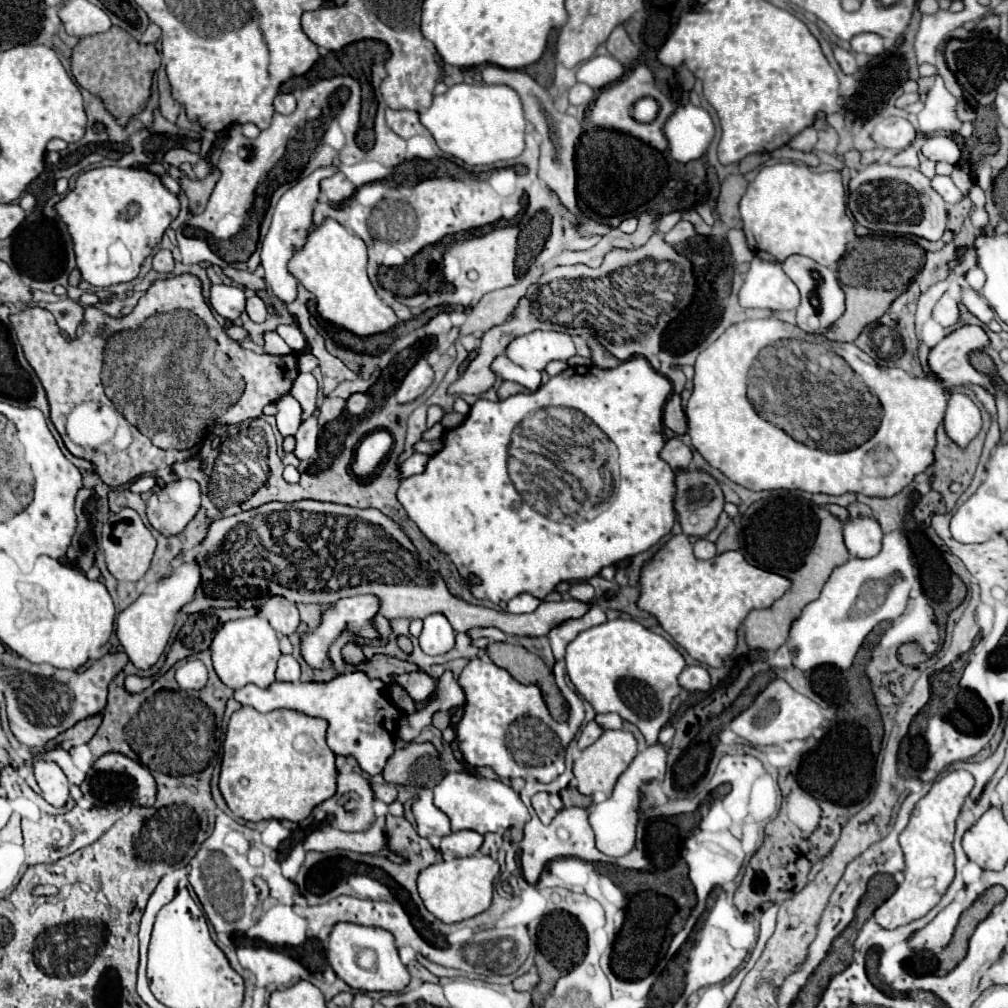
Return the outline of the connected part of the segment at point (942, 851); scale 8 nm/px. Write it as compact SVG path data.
M950 771L938 781L934 781L932 789L916 803L910 815L910 823L900 833L900 847L904 851L904 883L888 897L876 911L874 921L884 929L896 929L914 919L924 917L946 893L948 885L954 879L954 823L960 813L960 807L968 793L974 787L974 777L968 771Z

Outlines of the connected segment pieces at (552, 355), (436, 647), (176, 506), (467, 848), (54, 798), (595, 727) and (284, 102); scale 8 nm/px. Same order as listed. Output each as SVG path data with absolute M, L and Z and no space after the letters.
M532 331L530 335L518 337L510 343L510 347L506 349L506 355L510 361L514 361L516 365L524 367L524 369L538 369L542 371L550 361L568 361L570 357L576 355L576 347L572 343L572 337L568 333L560 333L560 331Z
M442 613L428 615L424 619L424 629L420 639L420 647L428 655L444 655L454 647L454 635L450 621Z
M176 479L166 483L148 499L146 515L162 535L178 535L200 509L200 483L194 479Z
M458 831L442 837L440 851L444 857L470 857L476 855L484 837L474 831Z
M36 761L34 773L36 773L38 785L42 789L42 797L54 807L64 807L66 801L70 799L70 783L68 783L64 771L56 763Z
M590 721L590 723L582 729L582 733L580 733L580 737L578 737L578 747L580 747L580 749L586 749L586 747L592 745L602 733L604 733L604 729L602 729L596 721Z
M278 93L274 99L274 109L282 115L288 115L296 109L296 99L292 93Z

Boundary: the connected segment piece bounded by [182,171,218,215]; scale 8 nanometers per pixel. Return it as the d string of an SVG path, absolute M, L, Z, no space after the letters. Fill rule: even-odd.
M210 171L204 179L200 179L196 183L182 183L182 191L186 193L186 197L190 201L192 215L200 215L206 209L206 203L210 199L210 193L212 193L216 181L218 181L218 173Z

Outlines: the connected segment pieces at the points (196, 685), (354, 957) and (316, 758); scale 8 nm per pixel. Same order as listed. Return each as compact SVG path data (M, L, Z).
M186 661L176 669L176 681L180 689L200 691L204 687L204 663L202 661Z
M336 923L328 939L326 955L334 973L354 990L395 993L410 983L410 973L398 957L394 935L386 929L364 927L356 923Z
M240 707L232 713L222 755L220 793L236 817L246 821L304 821L310 811L336 793L334 753L326 745L328 721L300 711L260 713Z

